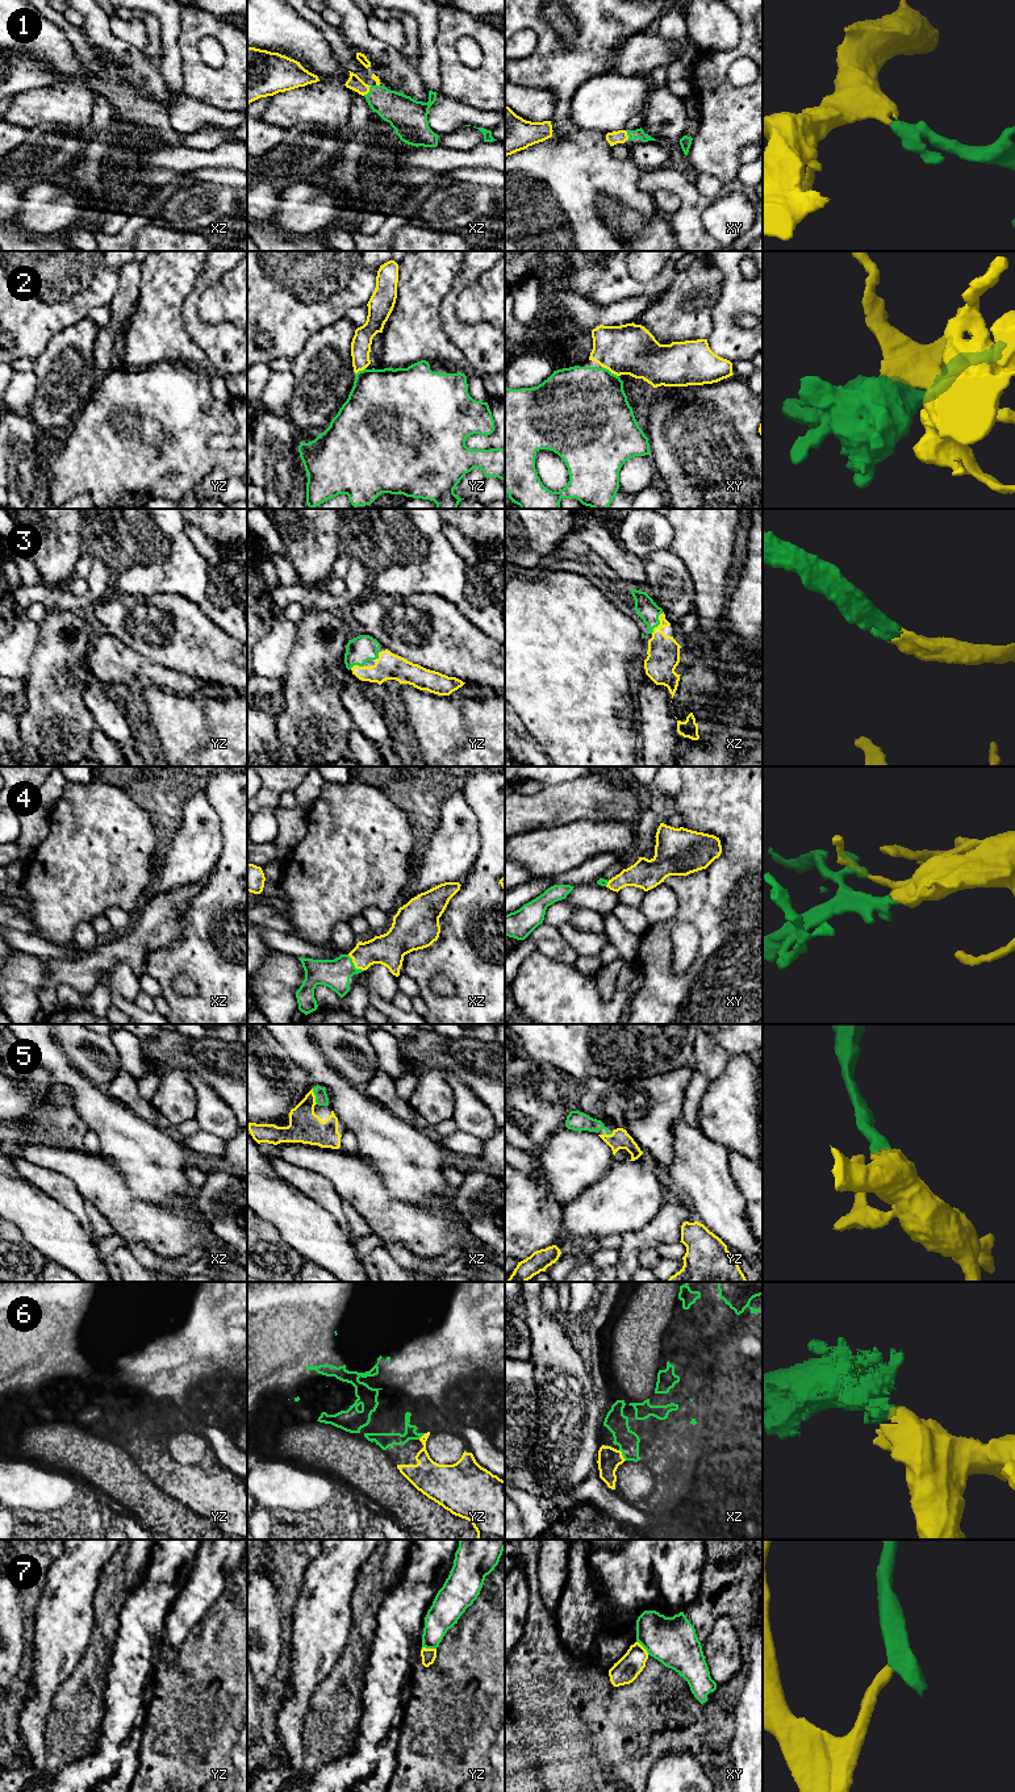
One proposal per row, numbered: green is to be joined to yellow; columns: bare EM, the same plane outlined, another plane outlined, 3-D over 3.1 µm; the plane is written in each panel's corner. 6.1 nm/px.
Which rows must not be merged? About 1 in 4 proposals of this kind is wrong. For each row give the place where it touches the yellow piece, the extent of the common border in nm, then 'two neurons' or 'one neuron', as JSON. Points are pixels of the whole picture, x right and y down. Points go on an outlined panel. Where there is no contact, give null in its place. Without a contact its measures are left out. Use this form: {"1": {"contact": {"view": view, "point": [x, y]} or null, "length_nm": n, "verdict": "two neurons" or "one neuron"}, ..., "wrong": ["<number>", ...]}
{"1": {"contact": {"view": "xz", "point": [368, 91]}, "length_nm": 80, "verdict": "one neuron"}, "2": {"contact": {"view": "xy", "point": [612, 372]}, "length_nm": 110, "verdict": "one neuron"}, "3": {"contact": {"view": "xz", "point": [660, 622]}, "length_nm": 150, "verdict": "one neuron"}, "4": {"contact": {"view": "xz", "point": [354, 964]}, "length_nm": 140, "verdict": "one neuron"}, "5": {"contact": {"view": "xz", "point": [314, 1097]}, "length_nm": 100, "verdict": "one neuron"}, "6": {"contact": {"view": "xz", "point": [621, 1454]}, "length_nm": 80, "verdict": "one neuron"}, "7": {"contact": {"view": "xy", "point": [643, 1648]}, "length_nm": 120, "verdict": "two neurons"}, "wrong": ["7"]}

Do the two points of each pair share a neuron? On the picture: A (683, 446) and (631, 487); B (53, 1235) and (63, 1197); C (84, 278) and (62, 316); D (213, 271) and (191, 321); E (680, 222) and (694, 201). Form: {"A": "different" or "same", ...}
{"A": "different", "B": "different", "C": "same", "D": "same", "E": "same"}

